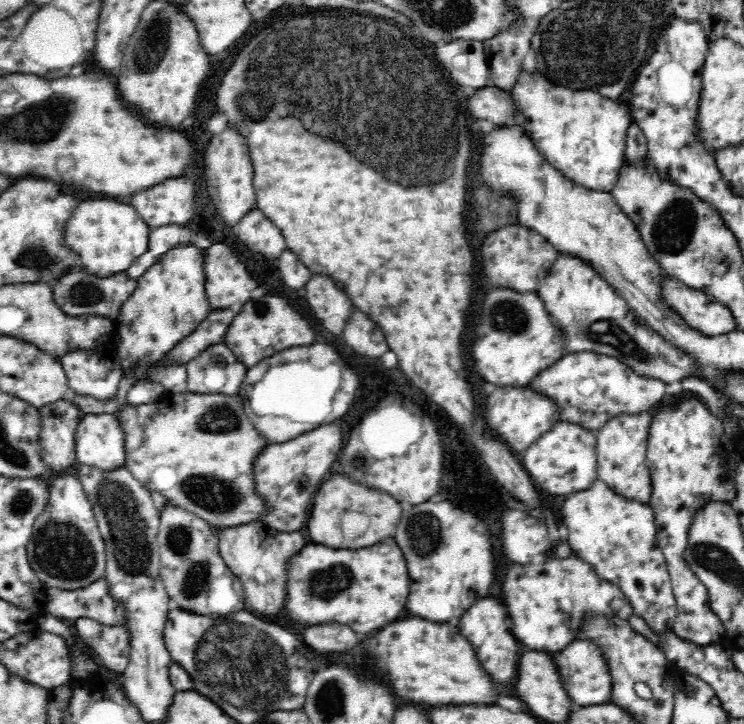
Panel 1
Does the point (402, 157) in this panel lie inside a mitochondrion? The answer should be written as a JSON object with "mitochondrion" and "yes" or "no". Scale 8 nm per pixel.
{"mitochondrion":"yes"}

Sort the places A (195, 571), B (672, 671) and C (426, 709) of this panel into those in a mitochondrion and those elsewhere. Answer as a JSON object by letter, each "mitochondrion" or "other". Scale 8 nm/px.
{"A":"mitochondrion","B":"other","C":"other"}

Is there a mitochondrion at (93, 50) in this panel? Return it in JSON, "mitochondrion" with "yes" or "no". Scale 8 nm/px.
{"mitochondrion":"no"}

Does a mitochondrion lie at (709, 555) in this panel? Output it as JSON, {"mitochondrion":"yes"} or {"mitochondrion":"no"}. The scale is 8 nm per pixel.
{"mitochondrion":"yes"}

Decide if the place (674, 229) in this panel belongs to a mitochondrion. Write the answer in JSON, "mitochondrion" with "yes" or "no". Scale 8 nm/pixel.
{"mitochondrion":"yes"}

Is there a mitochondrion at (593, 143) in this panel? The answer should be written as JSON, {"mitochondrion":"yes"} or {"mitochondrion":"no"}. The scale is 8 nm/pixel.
{"mitochondrion":"no"}

